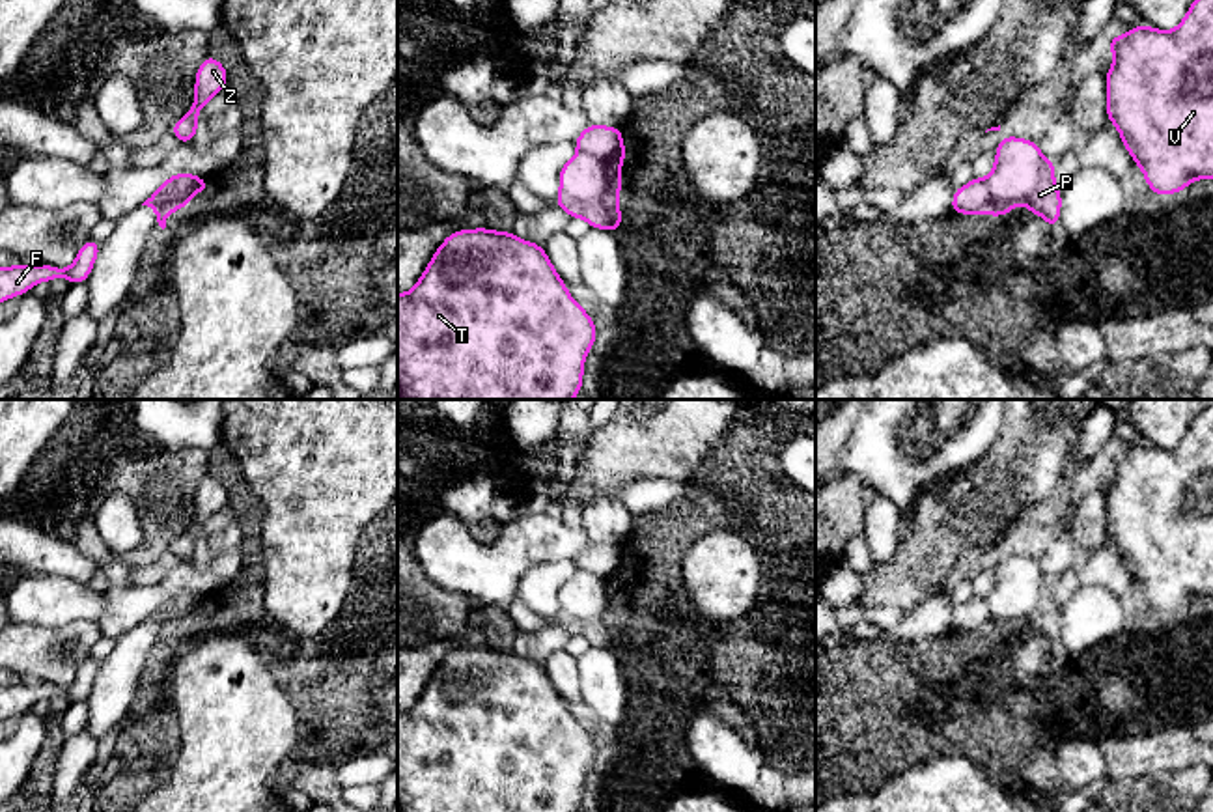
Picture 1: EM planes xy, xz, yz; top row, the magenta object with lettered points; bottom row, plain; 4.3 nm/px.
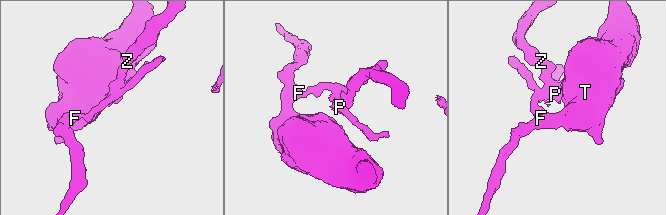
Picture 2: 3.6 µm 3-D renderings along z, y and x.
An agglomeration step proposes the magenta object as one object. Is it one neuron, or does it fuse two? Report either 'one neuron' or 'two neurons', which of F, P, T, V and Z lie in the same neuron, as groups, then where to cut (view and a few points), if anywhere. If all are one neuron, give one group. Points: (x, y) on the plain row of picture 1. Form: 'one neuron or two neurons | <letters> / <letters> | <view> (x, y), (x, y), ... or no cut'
two neurons | F T V / P Z | xy (185, 592), (157, 616), (167, 633)

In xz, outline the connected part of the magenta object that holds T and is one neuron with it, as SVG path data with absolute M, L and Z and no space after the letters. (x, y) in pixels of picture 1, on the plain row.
M489 646L457 648L435 668L416 704L397 711L397 812L580 812L597 743L569 713L539 661Z

